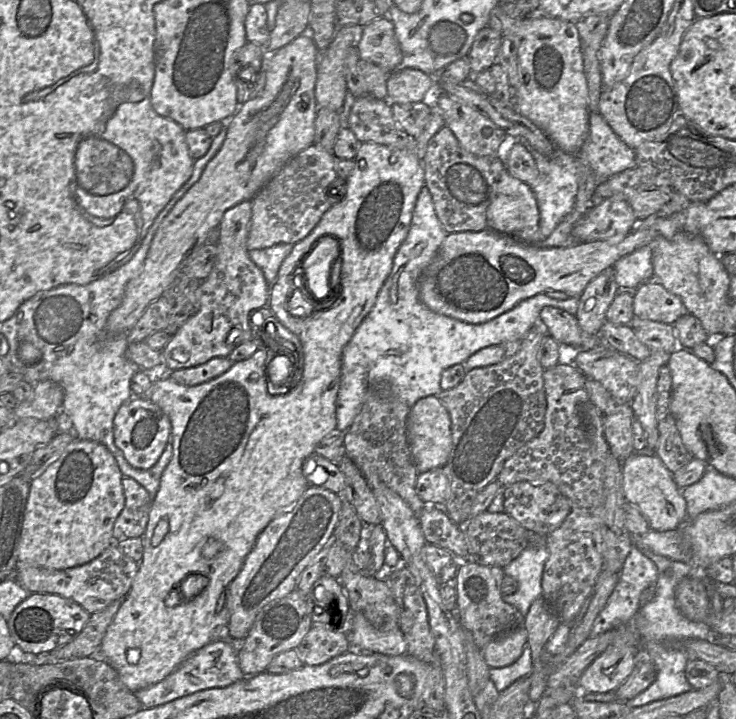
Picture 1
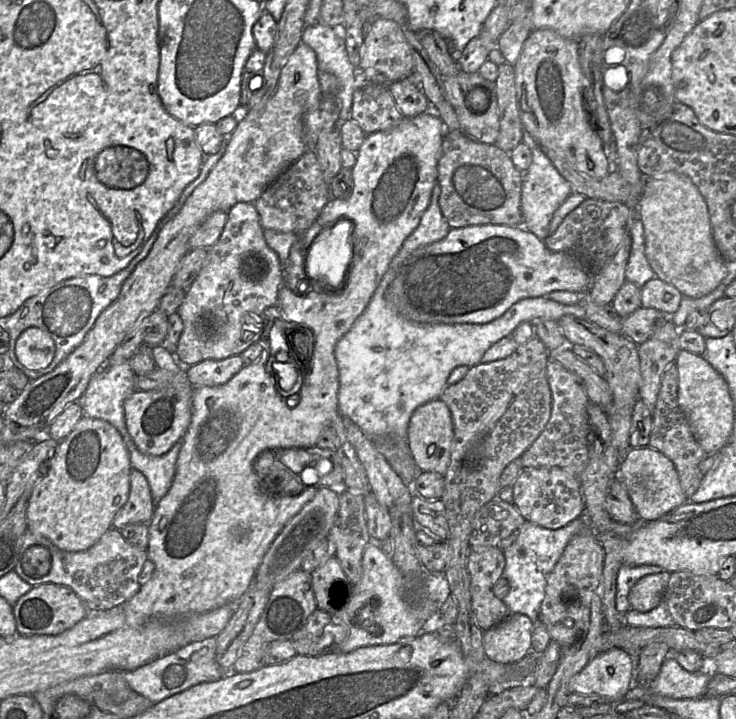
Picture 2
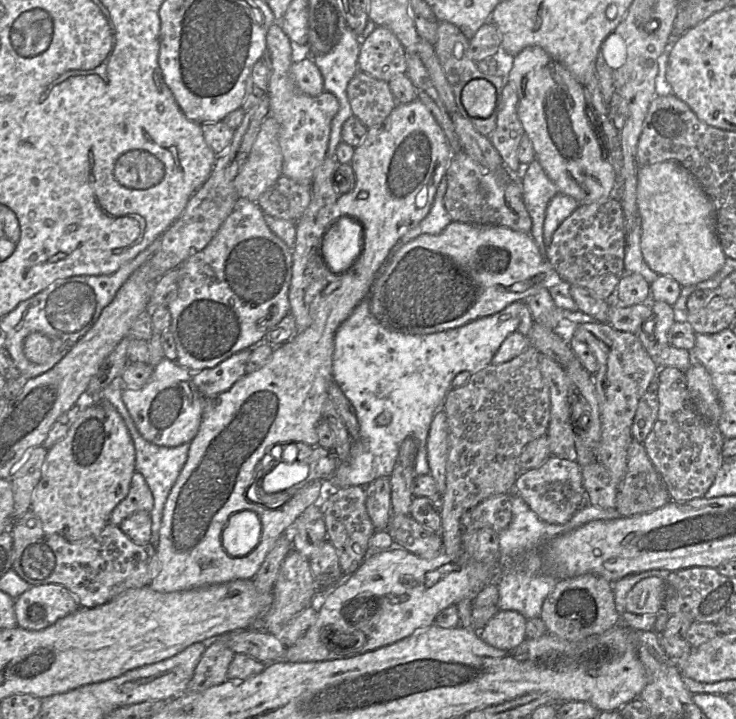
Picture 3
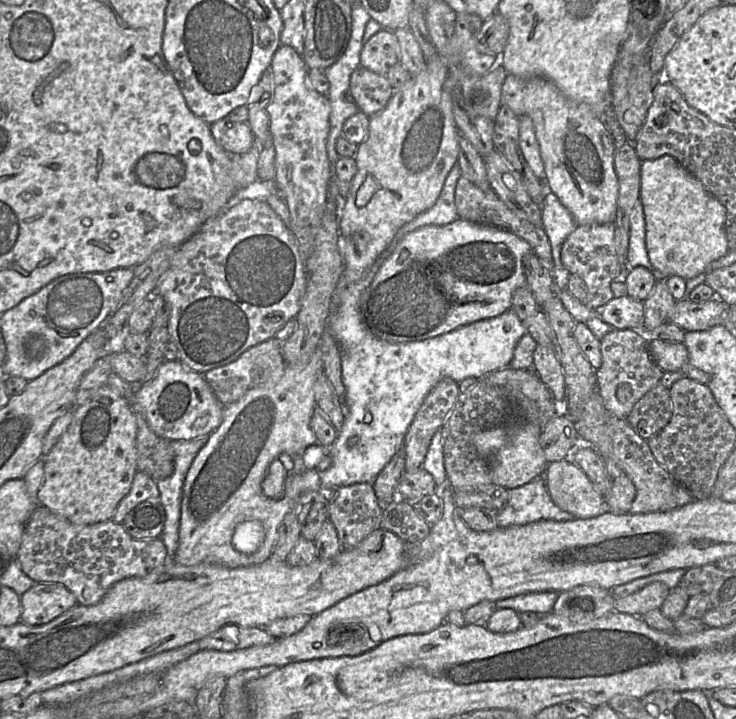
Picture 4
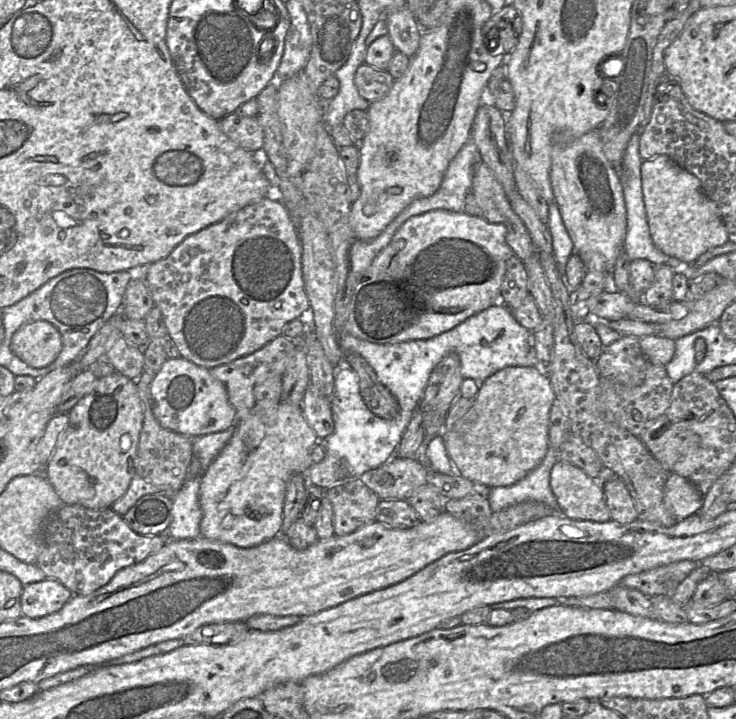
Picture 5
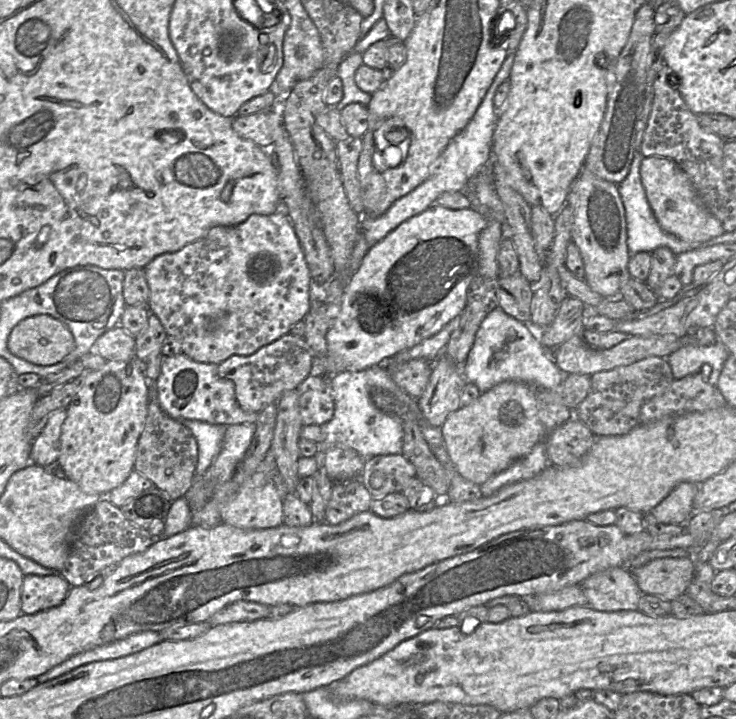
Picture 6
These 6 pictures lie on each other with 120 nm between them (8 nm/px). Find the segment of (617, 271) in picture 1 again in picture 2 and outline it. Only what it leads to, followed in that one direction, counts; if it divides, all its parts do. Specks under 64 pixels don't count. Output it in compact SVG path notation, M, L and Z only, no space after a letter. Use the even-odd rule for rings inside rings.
M641 219L633 220L630 237L632 244L625 269L625 279L641 288L655 277L645 255L645 233Z

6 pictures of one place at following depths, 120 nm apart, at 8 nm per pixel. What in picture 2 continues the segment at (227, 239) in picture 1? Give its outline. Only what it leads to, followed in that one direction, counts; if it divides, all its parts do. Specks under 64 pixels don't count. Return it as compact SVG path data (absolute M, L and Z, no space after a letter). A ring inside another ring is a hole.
M237 203L227 211L227 220L219 239L208 249L203 267L186 292L178 309L183 331L174 352L184 367L205 360L223 360L240 355L254 343L258 343L266 325L265 309L276 306L280 287L284 283L284 265L278 255L267 245L259 214L253 203Z

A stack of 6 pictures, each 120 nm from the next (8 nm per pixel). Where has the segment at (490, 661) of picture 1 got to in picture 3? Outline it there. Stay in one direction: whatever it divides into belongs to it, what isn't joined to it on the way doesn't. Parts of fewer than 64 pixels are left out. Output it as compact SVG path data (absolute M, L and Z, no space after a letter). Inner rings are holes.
M499 610L479 635L488 645L510 651L526 639L526 622L526 618L517 611Z

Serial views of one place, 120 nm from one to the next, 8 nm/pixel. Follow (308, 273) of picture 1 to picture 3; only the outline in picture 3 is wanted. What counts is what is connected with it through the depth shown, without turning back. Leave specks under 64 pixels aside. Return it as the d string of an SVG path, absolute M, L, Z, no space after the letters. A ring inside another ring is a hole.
M341 216L327 229L321 244L321 255L329 270L342 273L361 253L362 227L358 221Z

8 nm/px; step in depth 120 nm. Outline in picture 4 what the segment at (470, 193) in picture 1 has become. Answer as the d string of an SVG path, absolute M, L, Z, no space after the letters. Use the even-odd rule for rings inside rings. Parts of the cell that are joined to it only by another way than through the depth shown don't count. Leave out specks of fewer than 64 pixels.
M461 176L456 184L454 201L460 219L503 229L527 241L541 264L551 273L553 269L551 246L544 229L515 215L492 189L482 190L467 178Z

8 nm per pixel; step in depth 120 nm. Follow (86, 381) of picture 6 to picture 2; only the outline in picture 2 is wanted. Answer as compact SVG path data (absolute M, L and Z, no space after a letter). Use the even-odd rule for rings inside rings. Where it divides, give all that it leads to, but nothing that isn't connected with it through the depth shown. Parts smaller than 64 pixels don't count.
M84 415L71 433L58 443L46 475L33 488L28 501L27 530L41 535L65 552L90 549L113 527L117 512L126 504L131 470L129 453L118 430L104 420Z

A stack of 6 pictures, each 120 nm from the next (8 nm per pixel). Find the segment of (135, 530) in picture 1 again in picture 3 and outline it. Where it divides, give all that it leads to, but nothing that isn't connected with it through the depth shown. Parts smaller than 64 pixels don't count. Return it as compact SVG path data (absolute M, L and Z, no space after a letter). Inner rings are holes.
M135 471L132 477L130 491L113 510L109 523L120 525L125 519L138 511L151 512L154 507L154 498L144 476Z

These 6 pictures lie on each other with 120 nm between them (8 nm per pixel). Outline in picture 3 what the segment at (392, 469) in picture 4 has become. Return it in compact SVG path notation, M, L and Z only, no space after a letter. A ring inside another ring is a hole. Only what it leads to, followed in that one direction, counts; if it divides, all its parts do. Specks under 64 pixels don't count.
M380 477L365 487L366 508L376 530L387 530L391 518L390 477Z

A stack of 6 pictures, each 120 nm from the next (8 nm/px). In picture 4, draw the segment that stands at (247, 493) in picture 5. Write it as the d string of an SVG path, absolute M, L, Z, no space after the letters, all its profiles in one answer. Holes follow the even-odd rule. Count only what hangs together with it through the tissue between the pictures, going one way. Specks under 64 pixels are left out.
M317 348L305 366L288 367L285 364L284 374L275 385L250 388L238 401L224 406L220 426L209 436L207 443L198 452L184 481L178 548L173 556L175 562L183 566L210 563L240 568L258 565L270 558L284 517L290 512L298 511L305 494L322 491L319 471L307 469L303 464L304 451L309 446L318 444L311 428L311 417L317 408L314 385L322 373L324 373L322 354ZM282 454L294 458L295 465L291 471L287 471L282 495L271 499L265 496L261 484L270 464ZM251 520L257 520L263 525L265 538L255 553L243 554L233 547L232 538L239 524Z

